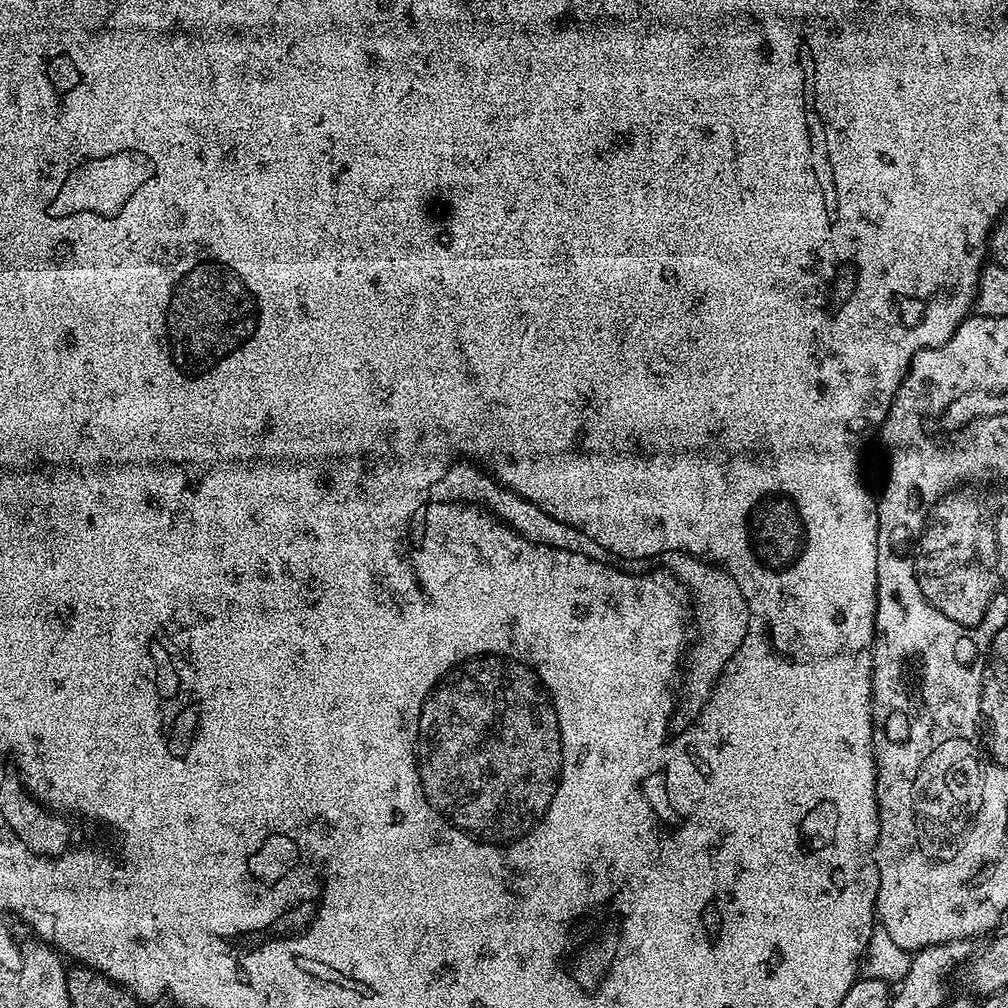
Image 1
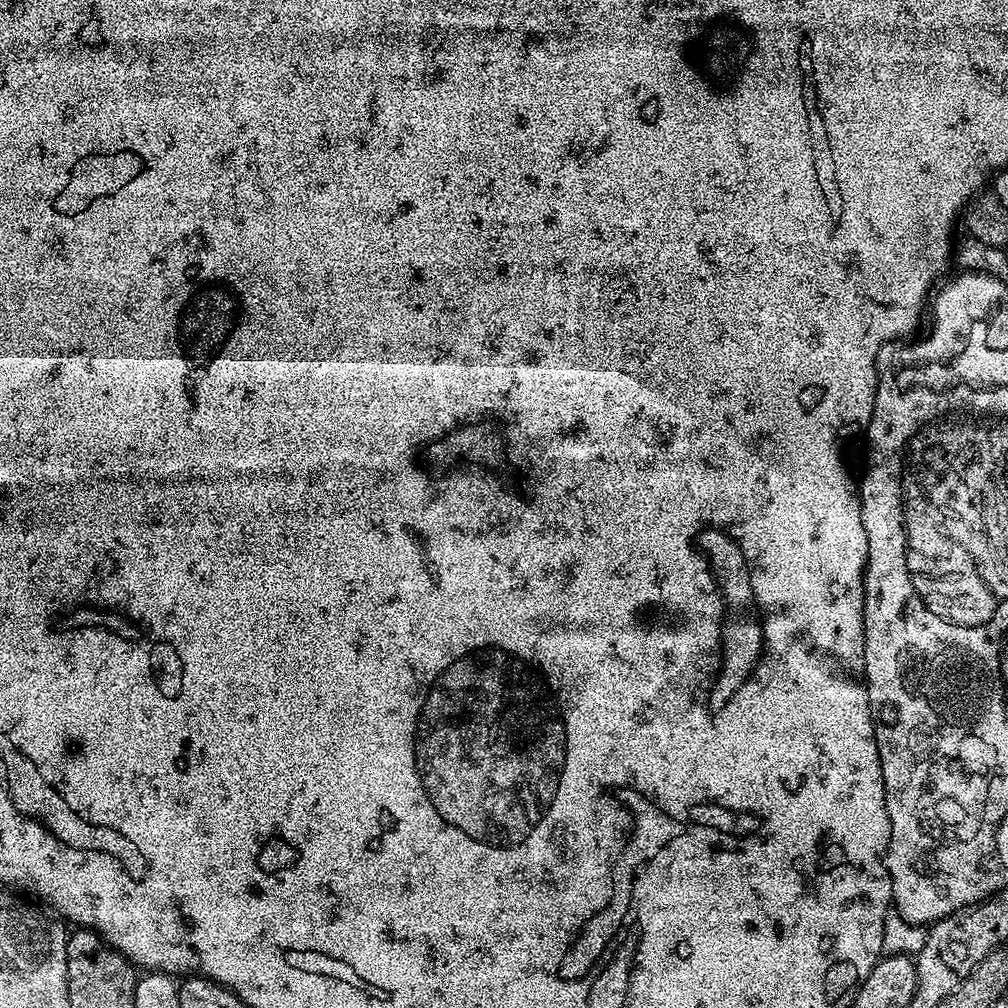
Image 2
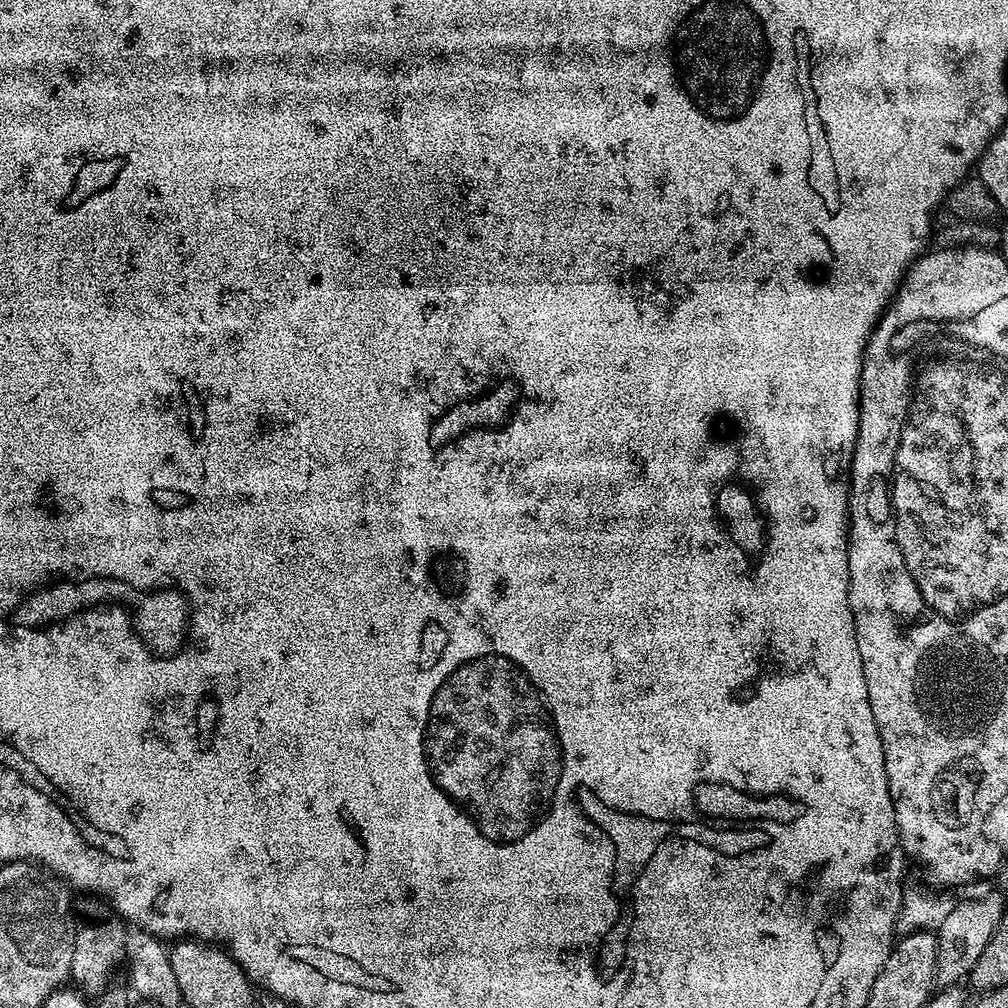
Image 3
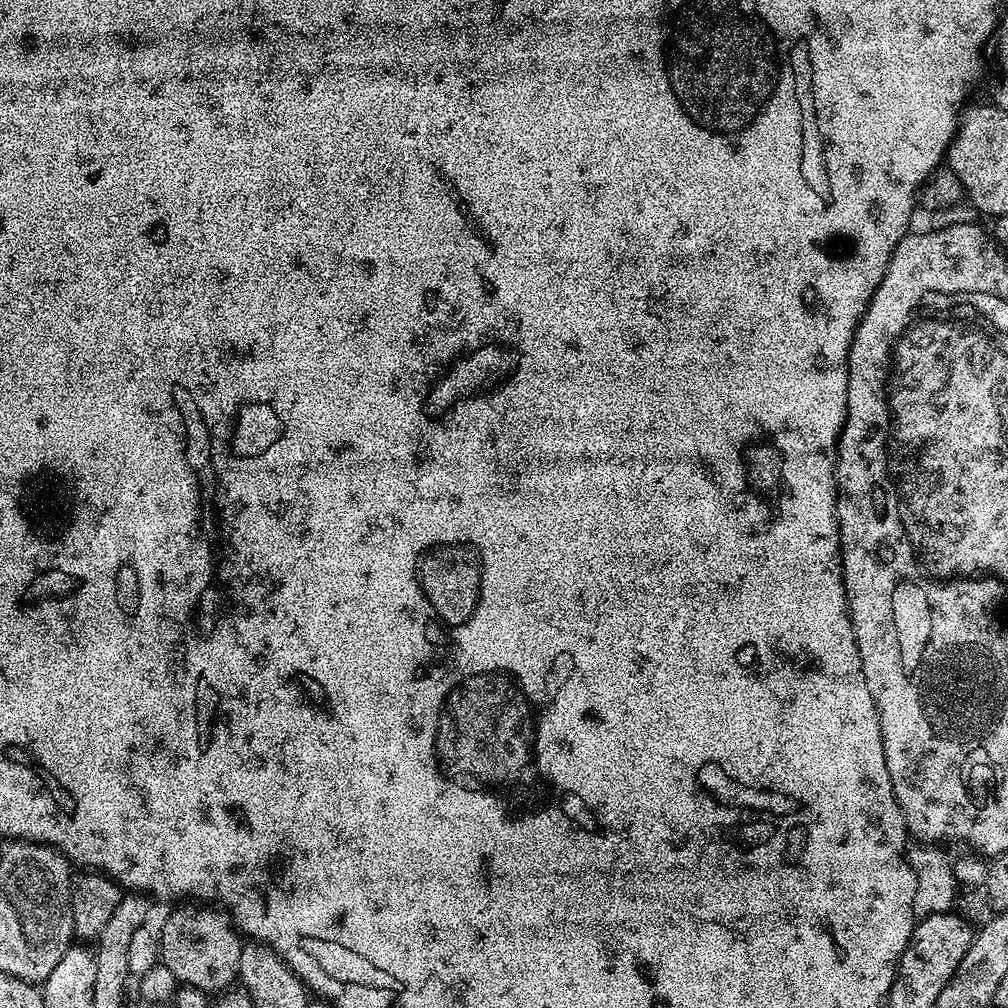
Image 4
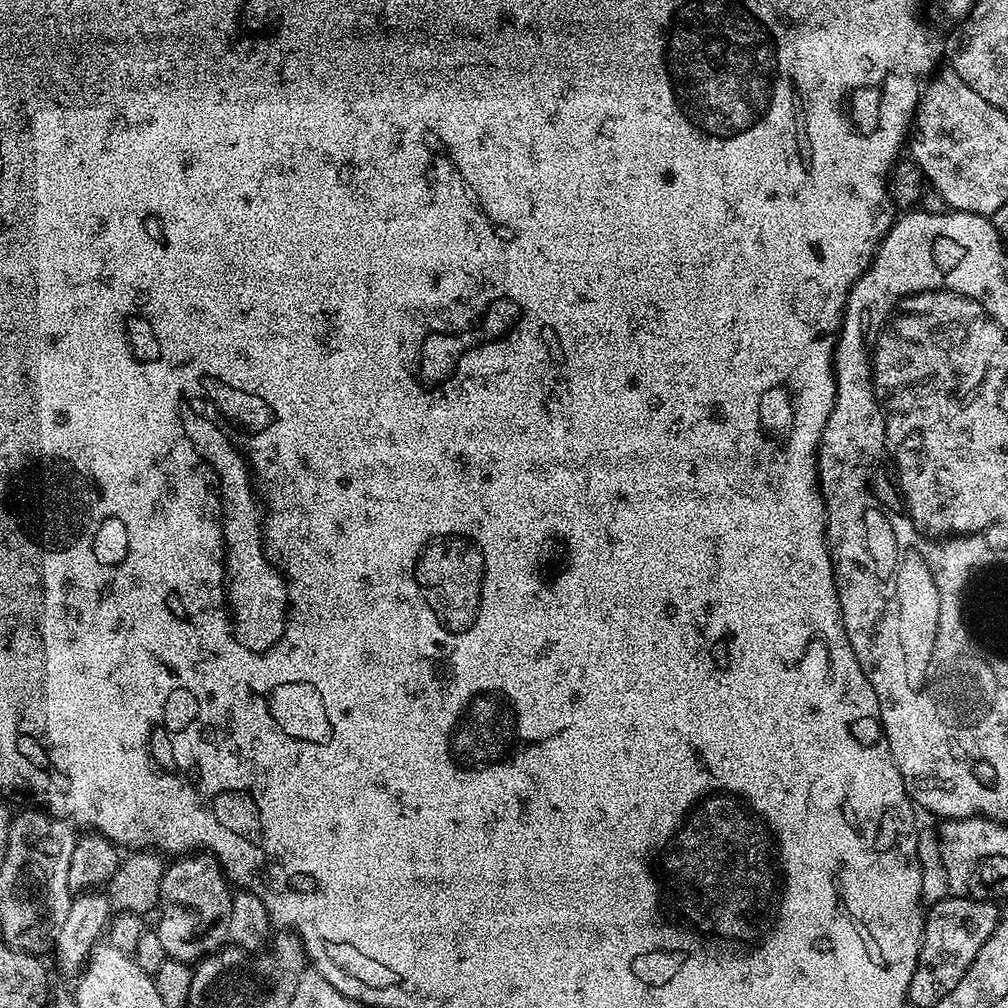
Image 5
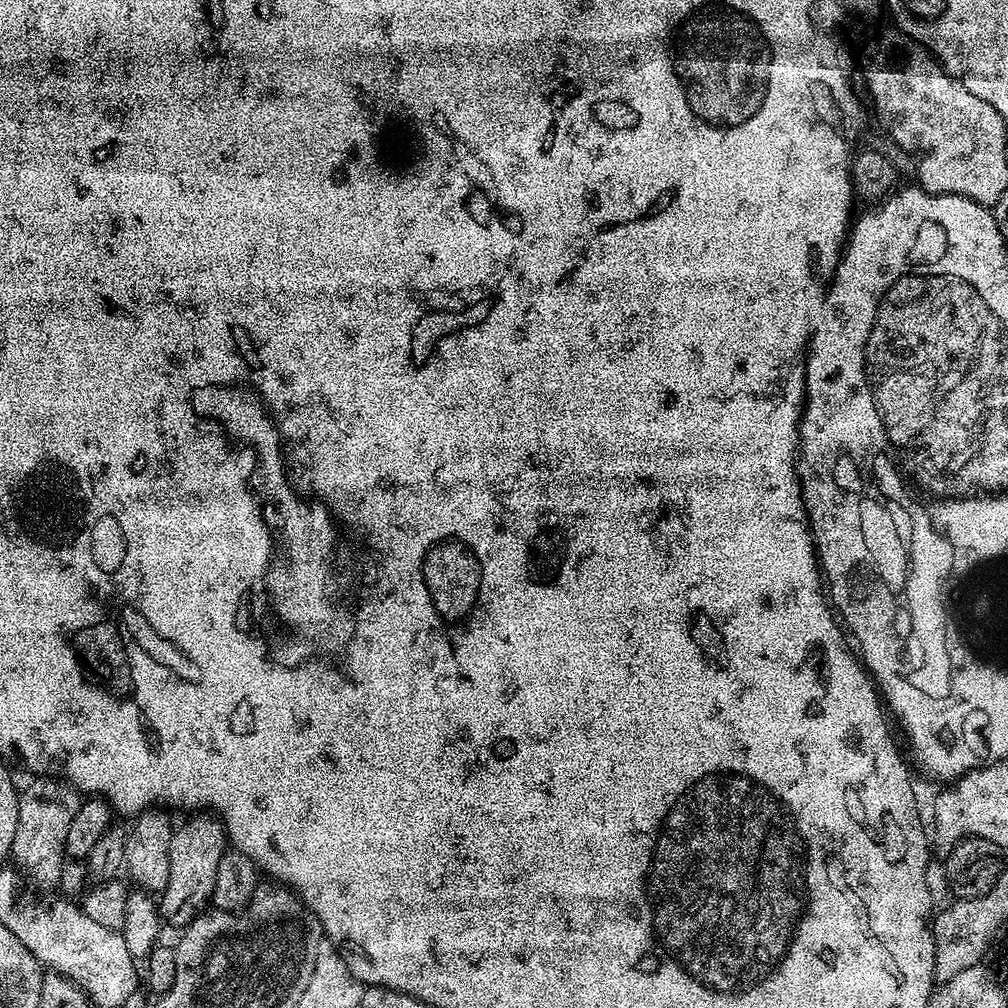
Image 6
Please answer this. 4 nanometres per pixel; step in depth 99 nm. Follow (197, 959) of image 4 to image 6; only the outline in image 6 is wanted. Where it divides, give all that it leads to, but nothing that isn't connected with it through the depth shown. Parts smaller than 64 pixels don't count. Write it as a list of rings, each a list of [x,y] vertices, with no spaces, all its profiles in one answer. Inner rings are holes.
[[[196,814],[193,820],[177,827],[170,838],[170,879],[158,896],[161,917],[177,926],[189,924],[211,901],[218,862],[226,850],[224,825],[212,814]]]

